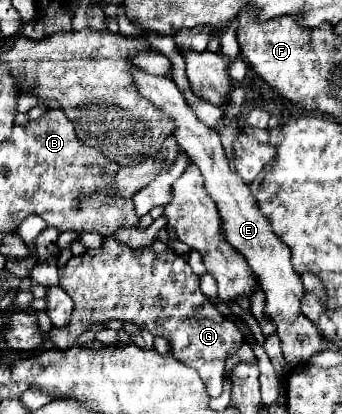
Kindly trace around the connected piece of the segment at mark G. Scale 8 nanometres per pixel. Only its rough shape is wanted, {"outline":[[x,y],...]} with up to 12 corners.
{"outline":[[107,237],[71,257],[59,287],[69,349],[111,319],[155,331],[221,395],[243,333],[167,243]]}

